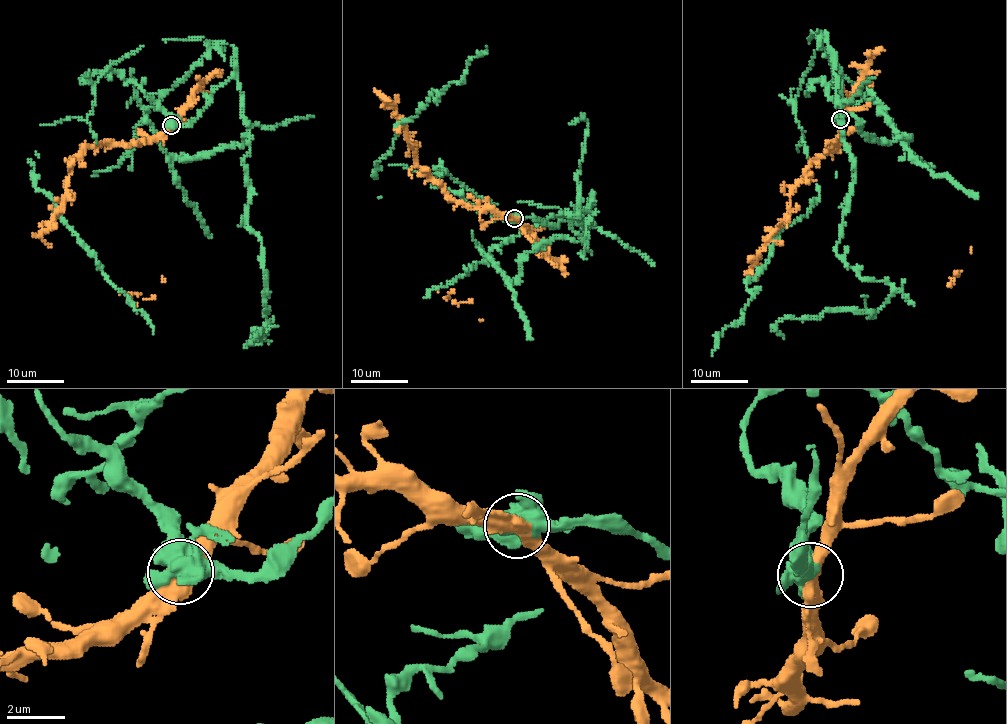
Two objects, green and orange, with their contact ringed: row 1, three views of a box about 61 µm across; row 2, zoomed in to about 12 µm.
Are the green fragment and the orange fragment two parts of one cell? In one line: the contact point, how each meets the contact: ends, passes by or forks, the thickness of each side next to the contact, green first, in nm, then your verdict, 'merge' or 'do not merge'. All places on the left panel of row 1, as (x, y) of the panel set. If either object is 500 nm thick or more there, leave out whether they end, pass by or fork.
at (171, 125); 550 nm thick on the green side, 550 nm on the other; do not merge

